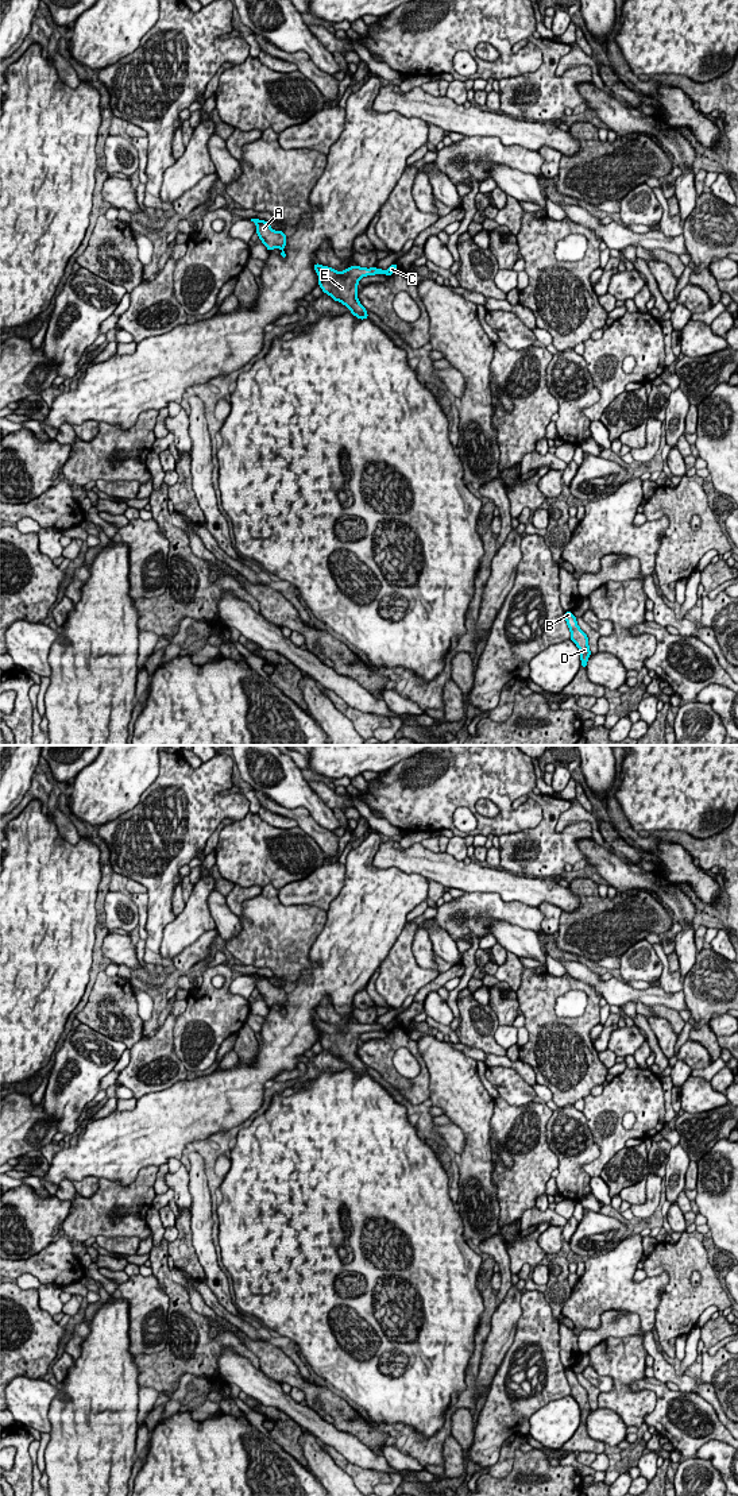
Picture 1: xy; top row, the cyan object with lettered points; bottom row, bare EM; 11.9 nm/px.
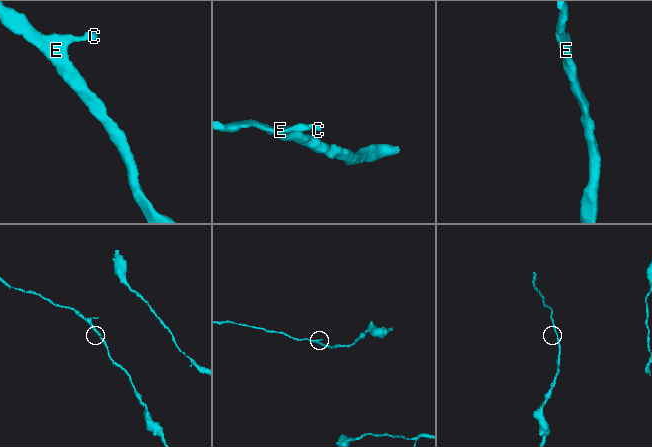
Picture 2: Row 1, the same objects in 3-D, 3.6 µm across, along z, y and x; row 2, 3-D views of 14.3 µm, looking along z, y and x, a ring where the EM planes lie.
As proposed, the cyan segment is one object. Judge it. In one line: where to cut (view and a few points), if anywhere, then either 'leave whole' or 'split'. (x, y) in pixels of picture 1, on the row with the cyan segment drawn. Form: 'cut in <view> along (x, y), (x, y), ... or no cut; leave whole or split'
no cut; leave whole

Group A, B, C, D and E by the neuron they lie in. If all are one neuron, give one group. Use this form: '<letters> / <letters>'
A B C D E

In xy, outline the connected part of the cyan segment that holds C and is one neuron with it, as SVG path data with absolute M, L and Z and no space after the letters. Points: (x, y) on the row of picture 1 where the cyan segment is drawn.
M314 263L314 270L318 274L318 285L322 292L329 294L335 301L340 301L343 305L348 306L351 313L358 319L368 319L366 308L358 300L358 284L362 277L374 274L391 275L398 266L394 263L386 271L382 269L351 266L347 270L337 271L332 267L327 267Z

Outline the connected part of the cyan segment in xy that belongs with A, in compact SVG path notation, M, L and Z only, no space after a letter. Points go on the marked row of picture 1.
M251 219L251 221L256 224L255 232L259 235L259 239L263 242L267 250L271 251L273 248L281 248L281 257L285 259L286 252L283 251L283 247L286 246L287 236L282 231L274 231L264 220Z

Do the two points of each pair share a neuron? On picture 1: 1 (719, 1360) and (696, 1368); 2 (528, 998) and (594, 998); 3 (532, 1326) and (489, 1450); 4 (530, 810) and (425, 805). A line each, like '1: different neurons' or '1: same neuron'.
1: different neurons
2: same neuron
3: same neuron
4: same neuron

